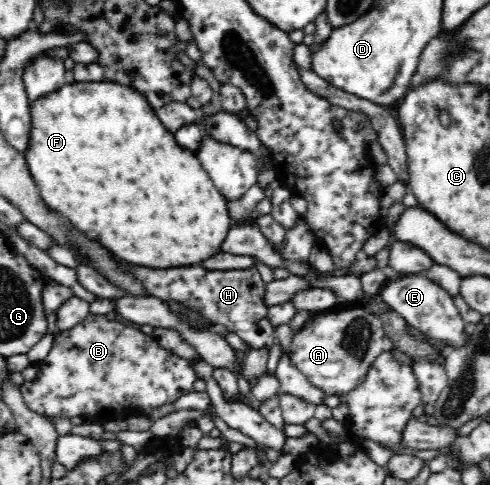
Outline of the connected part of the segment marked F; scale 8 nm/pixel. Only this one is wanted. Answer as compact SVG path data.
M105 79L75 81L32 102L31 134L24 157L49 208L128 263L160 269L196 266L222 252L222 241L232 227L227 198L213 185L195 152L176 142L146 96L134 88Z

